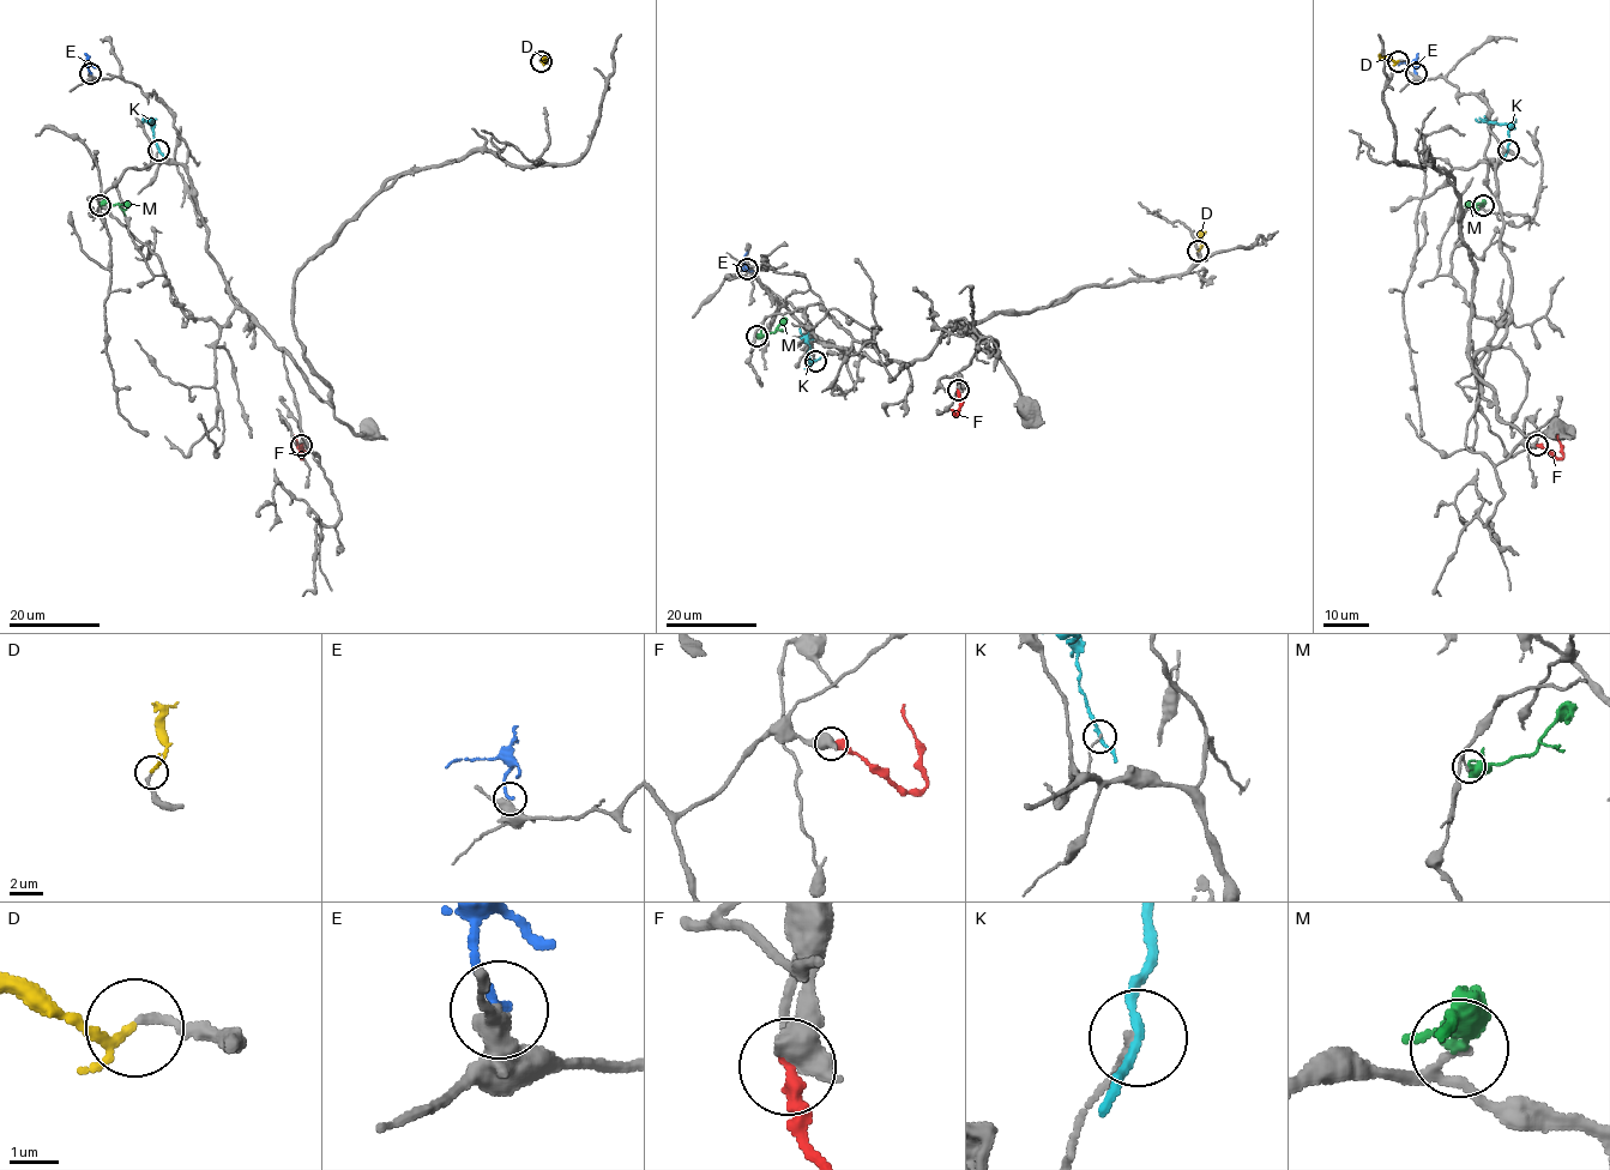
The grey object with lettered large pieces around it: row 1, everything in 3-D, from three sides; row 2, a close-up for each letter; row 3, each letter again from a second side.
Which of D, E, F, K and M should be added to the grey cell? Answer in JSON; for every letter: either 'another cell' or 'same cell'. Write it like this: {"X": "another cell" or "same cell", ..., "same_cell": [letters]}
{"D": "same cell", "E": "another cell", "F": "another cell", "K": "another cell", "M": "another cell", "same_cell": ["D"]}

